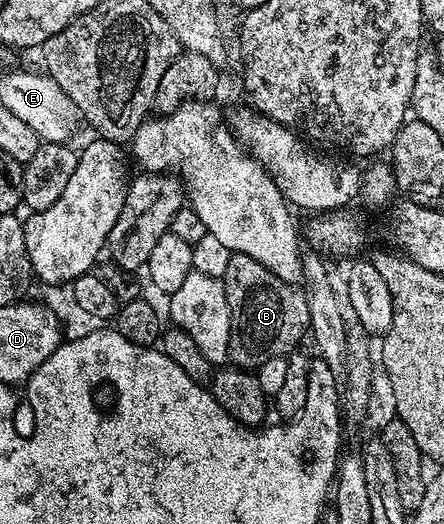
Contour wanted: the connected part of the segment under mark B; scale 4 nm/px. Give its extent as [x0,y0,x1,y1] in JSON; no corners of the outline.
[221,253,311,371]

